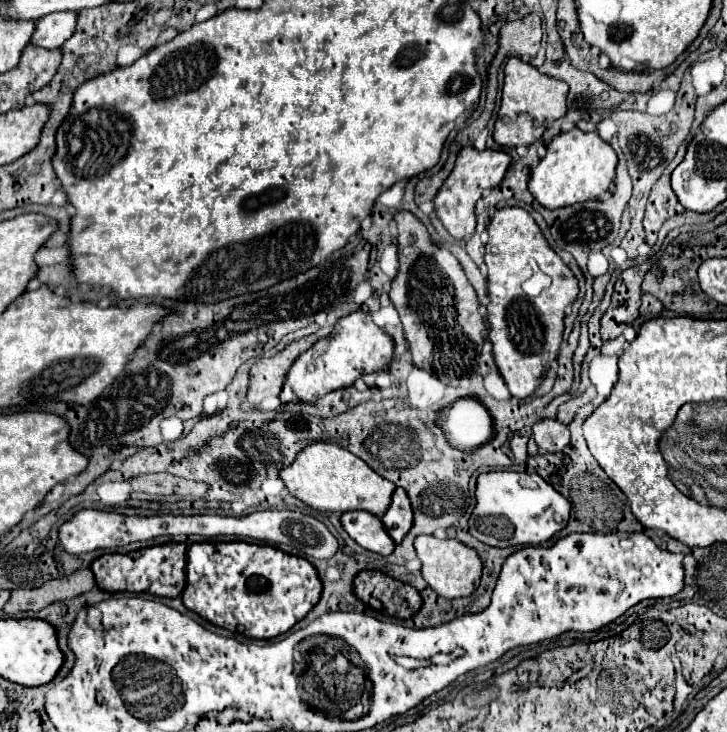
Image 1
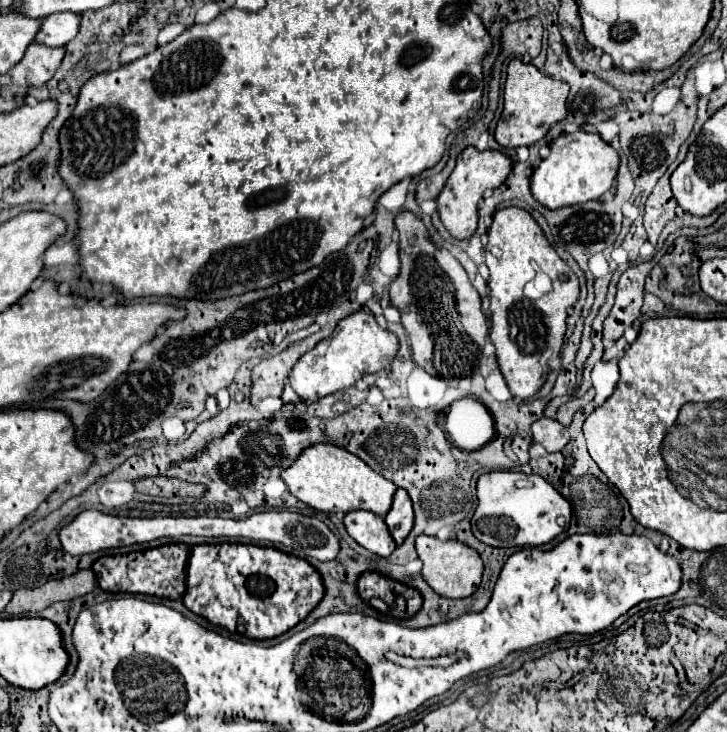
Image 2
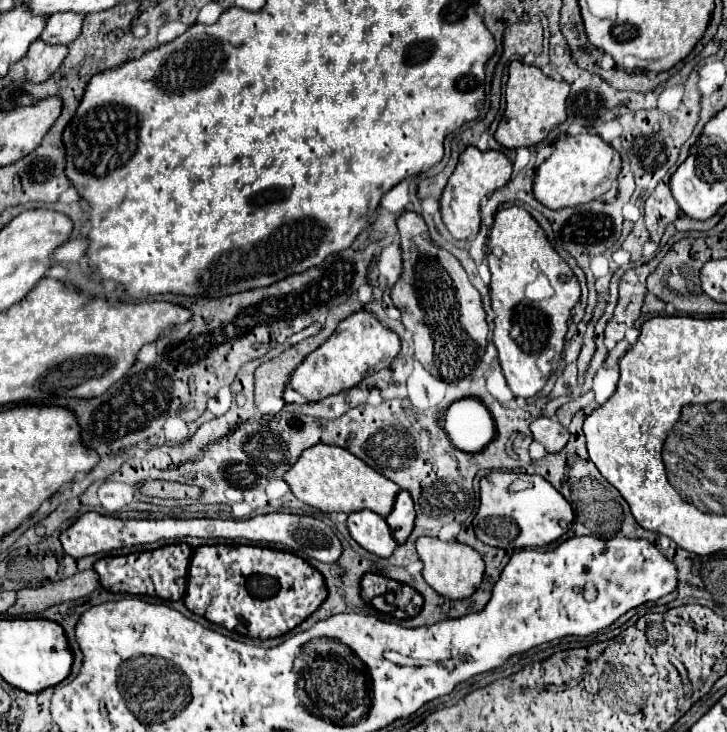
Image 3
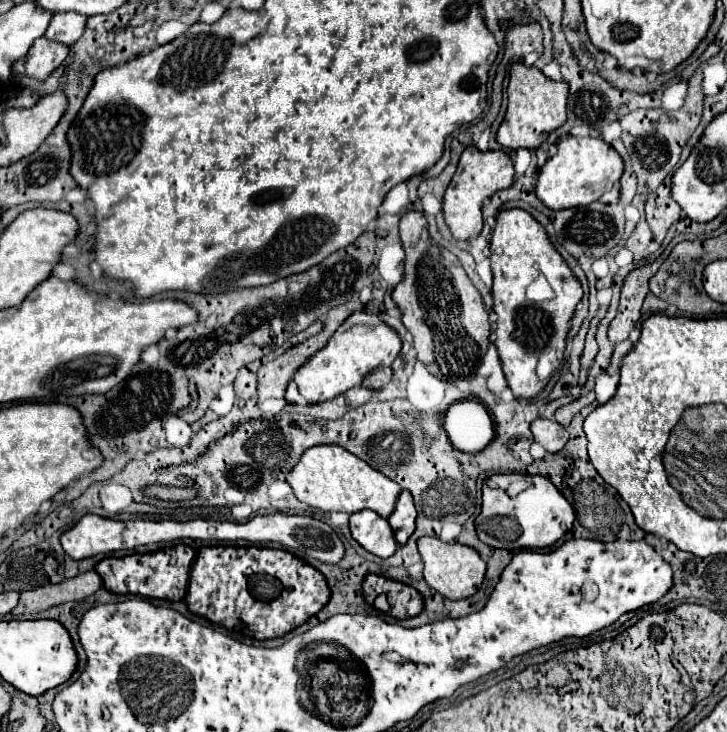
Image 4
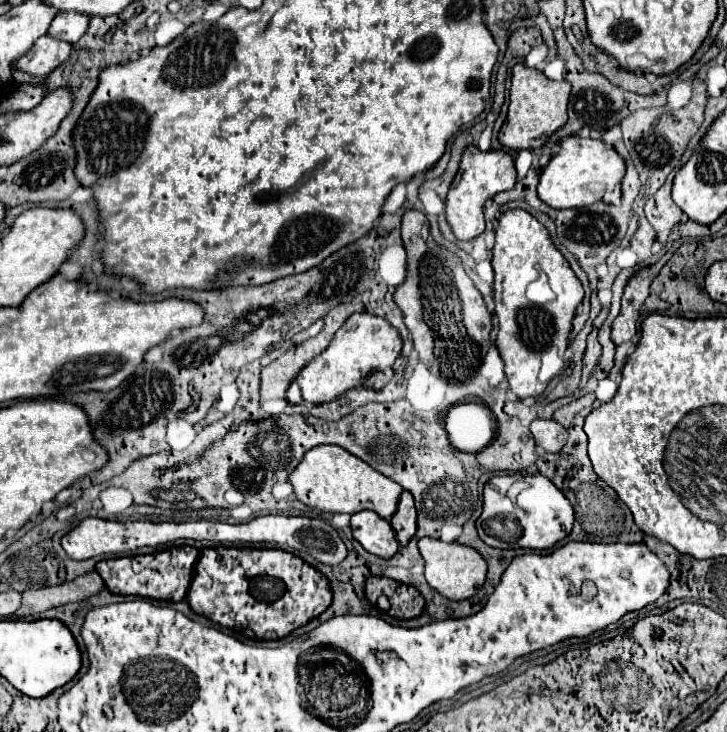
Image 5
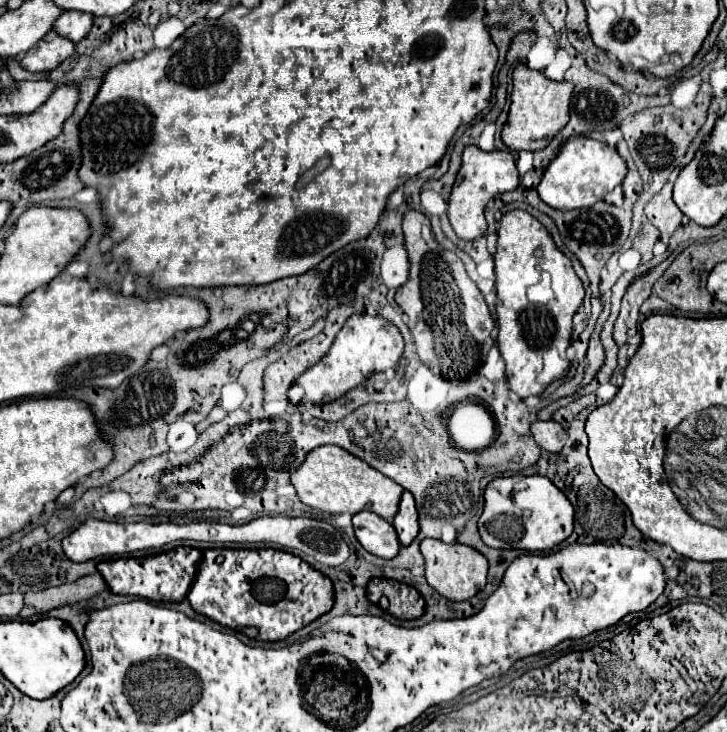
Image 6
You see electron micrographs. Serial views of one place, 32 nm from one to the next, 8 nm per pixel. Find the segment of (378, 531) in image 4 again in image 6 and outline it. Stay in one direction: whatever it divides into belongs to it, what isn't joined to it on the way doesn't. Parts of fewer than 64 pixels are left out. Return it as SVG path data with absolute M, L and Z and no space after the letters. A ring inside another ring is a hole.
M360 512L352 516L354 536L358 542L374 556L380 558L394 558L400 550L400 542L396 536L396 530L390 522L380 518L372 512Z

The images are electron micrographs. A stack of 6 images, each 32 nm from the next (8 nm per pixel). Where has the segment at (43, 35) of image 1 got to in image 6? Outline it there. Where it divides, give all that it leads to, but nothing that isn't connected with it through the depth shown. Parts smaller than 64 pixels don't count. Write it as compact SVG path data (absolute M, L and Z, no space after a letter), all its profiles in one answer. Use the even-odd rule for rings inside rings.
M62 12L62 16L56 20L56 24L52 26L52 30L68 40L72 40L74 44L78 40L82 40L90 28L92 28L92 18L94 16L88 16L84 12Z

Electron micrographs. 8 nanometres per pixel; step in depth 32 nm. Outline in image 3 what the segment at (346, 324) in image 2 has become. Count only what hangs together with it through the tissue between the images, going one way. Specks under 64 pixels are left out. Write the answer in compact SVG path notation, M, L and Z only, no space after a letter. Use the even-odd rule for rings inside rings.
M360 310L344 318L338 324L336 332L326 340L326 344L310 352L296 366L296 370L290 376L290 384L308 402L318 402L318 400L324 400L326 396L332 396L356 386L364 376L372 372L388 368L392 360L398 356L398 352L400 352L398 334L384 328L372 312Z

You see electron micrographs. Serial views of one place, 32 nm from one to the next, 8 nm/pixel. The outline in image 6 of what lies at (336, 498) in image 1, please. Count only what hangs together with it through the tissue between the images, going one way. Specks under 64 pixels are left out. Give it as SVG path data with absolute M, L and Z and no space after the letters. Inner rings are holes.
M318 446L308 452L306 460L290 476L290 482L296 488L298 498L306 506L318 508L328 514L358 514L362 510L370 510L388 522L392 522L392 518L396 516L398 502L404 492L400 484L386 478L384 474L380 474L378 470L374 470L340 446Z

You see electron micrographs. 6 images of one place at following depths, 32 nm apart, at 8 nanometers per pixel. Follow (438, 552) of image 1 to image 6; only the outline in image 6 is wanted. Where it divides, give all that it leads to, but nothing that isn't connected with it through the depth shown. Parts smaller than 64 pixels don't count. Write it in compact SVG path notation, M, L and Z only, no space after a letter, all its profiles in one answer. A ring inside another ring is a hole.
M424 538L420 542L420 552L426 560L426 580L440 596L460 602L460 600L468 600L476 596L484 588L486 574L488 574L488 562L478 550L458 544L458 542L446 544L442 540Z

